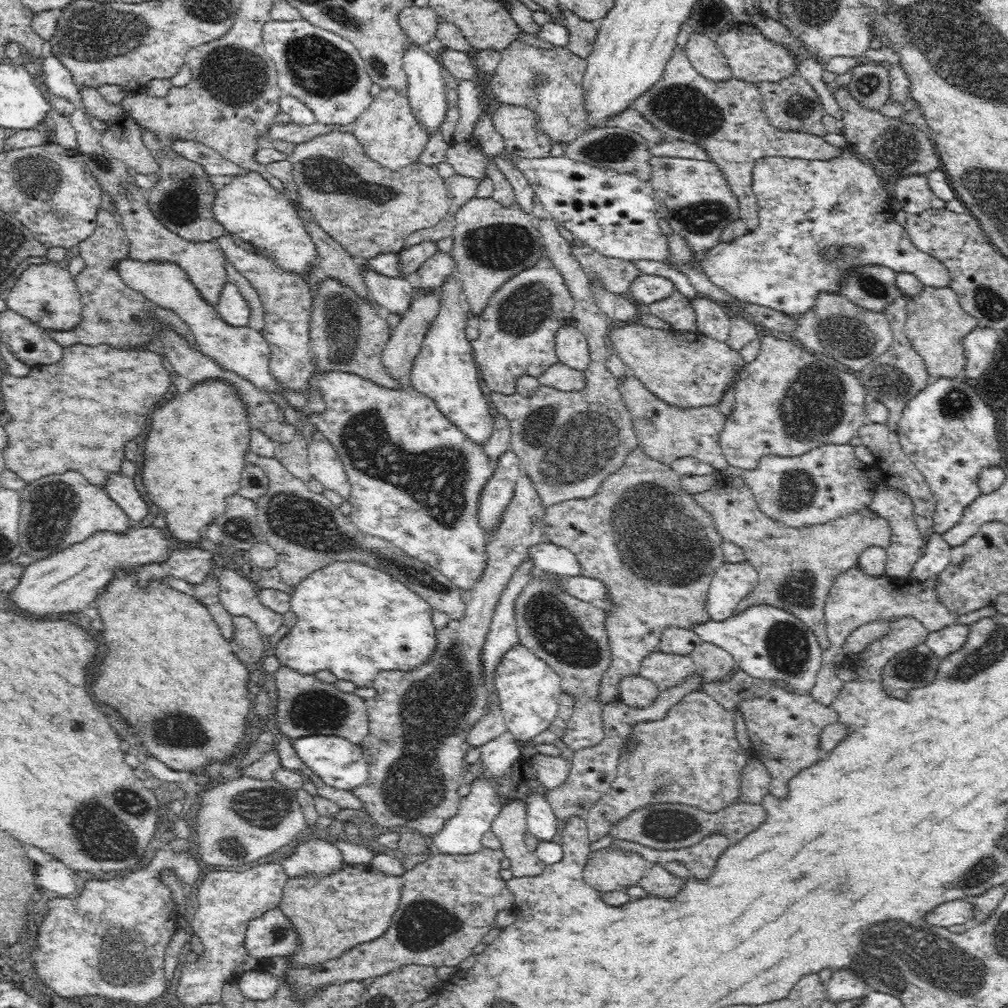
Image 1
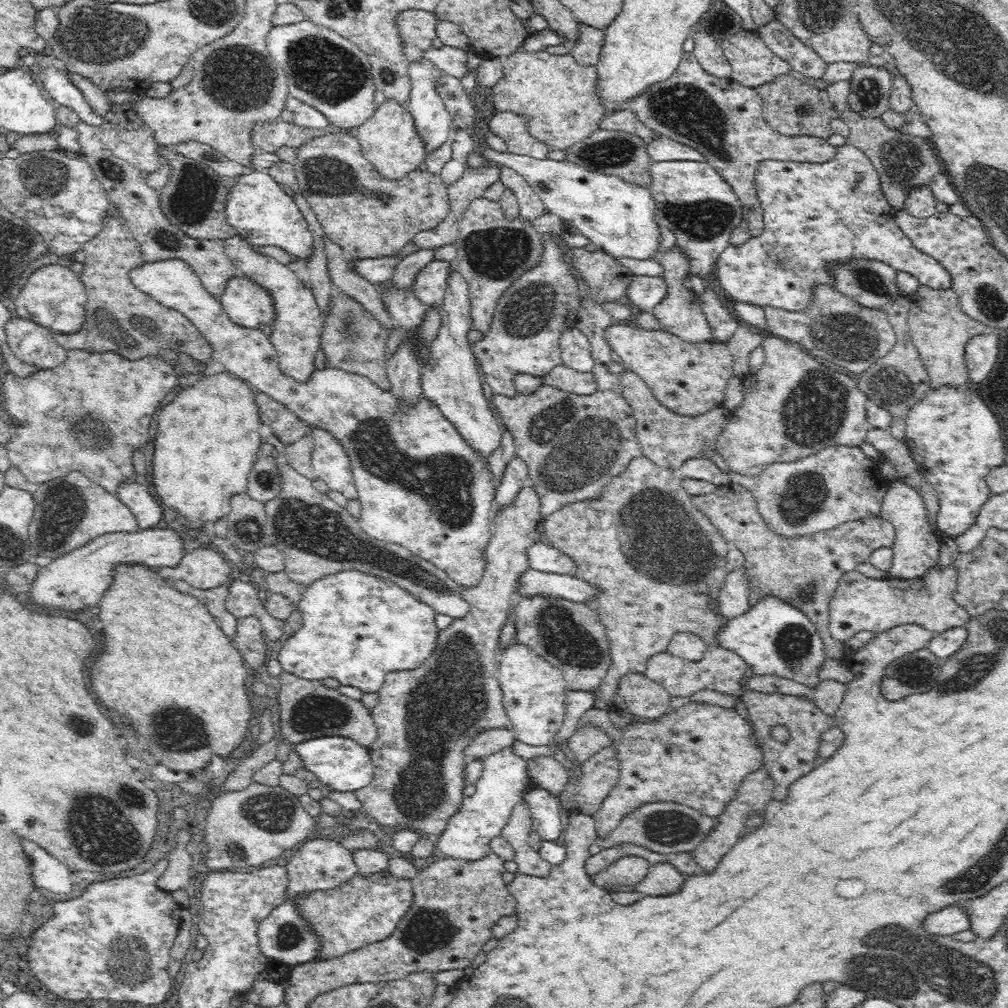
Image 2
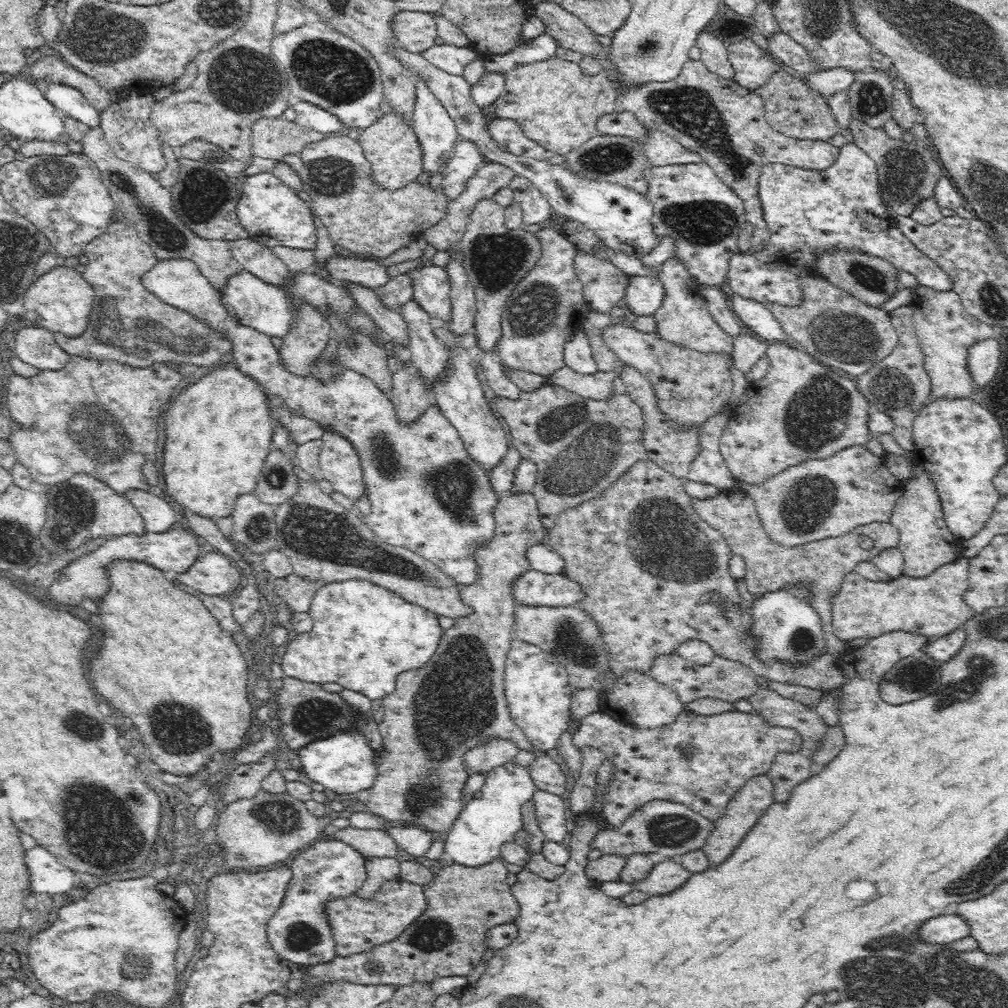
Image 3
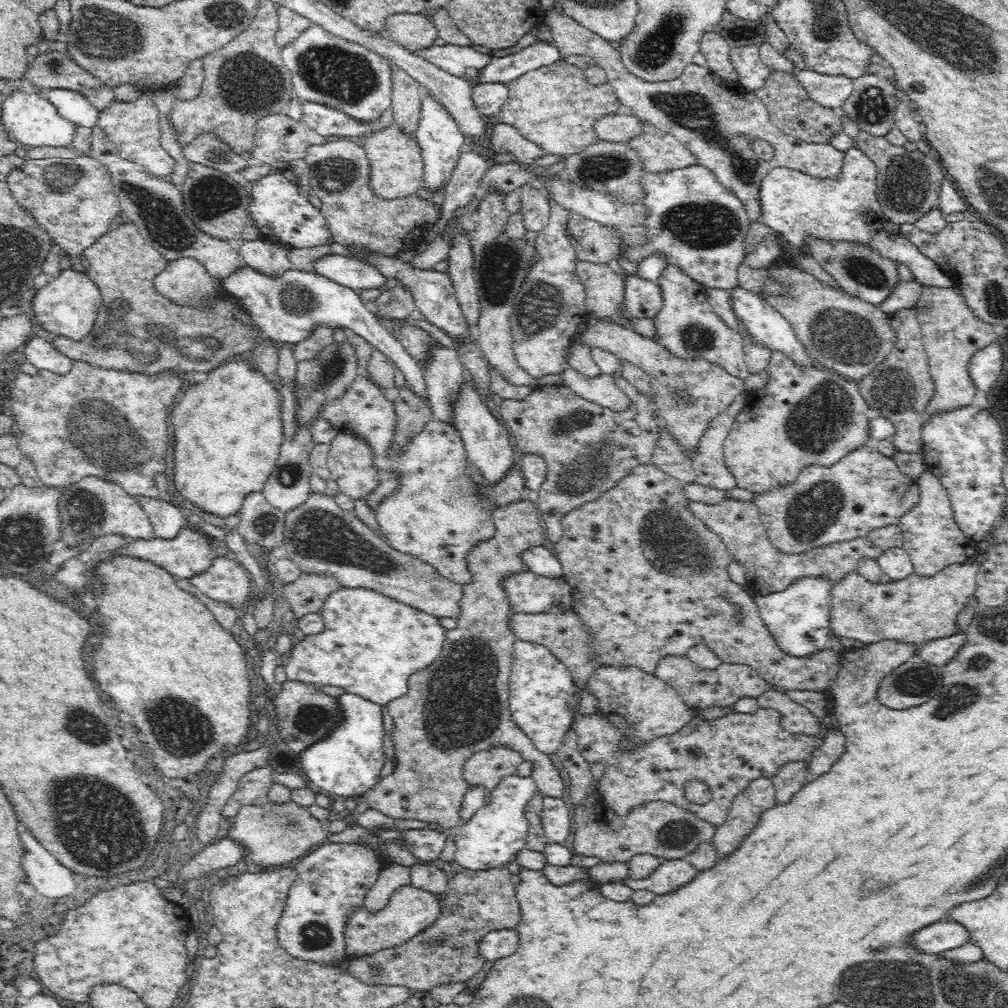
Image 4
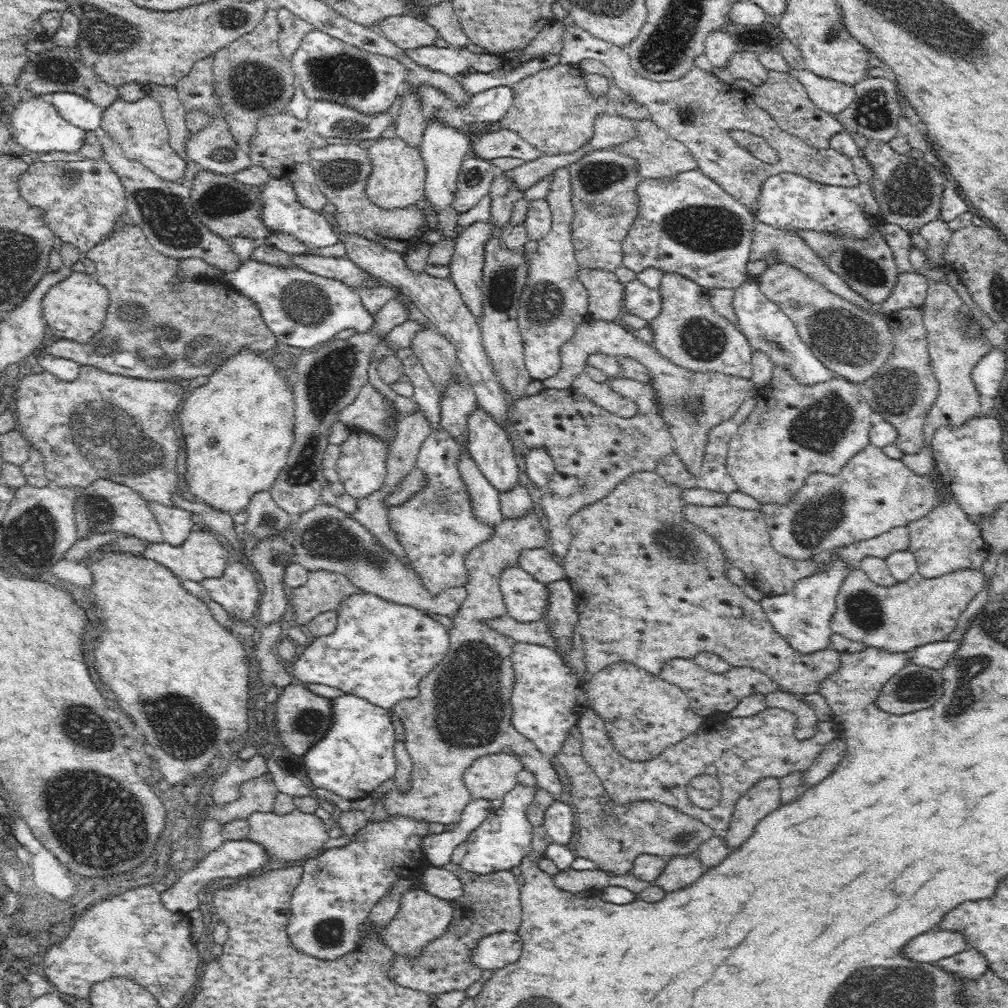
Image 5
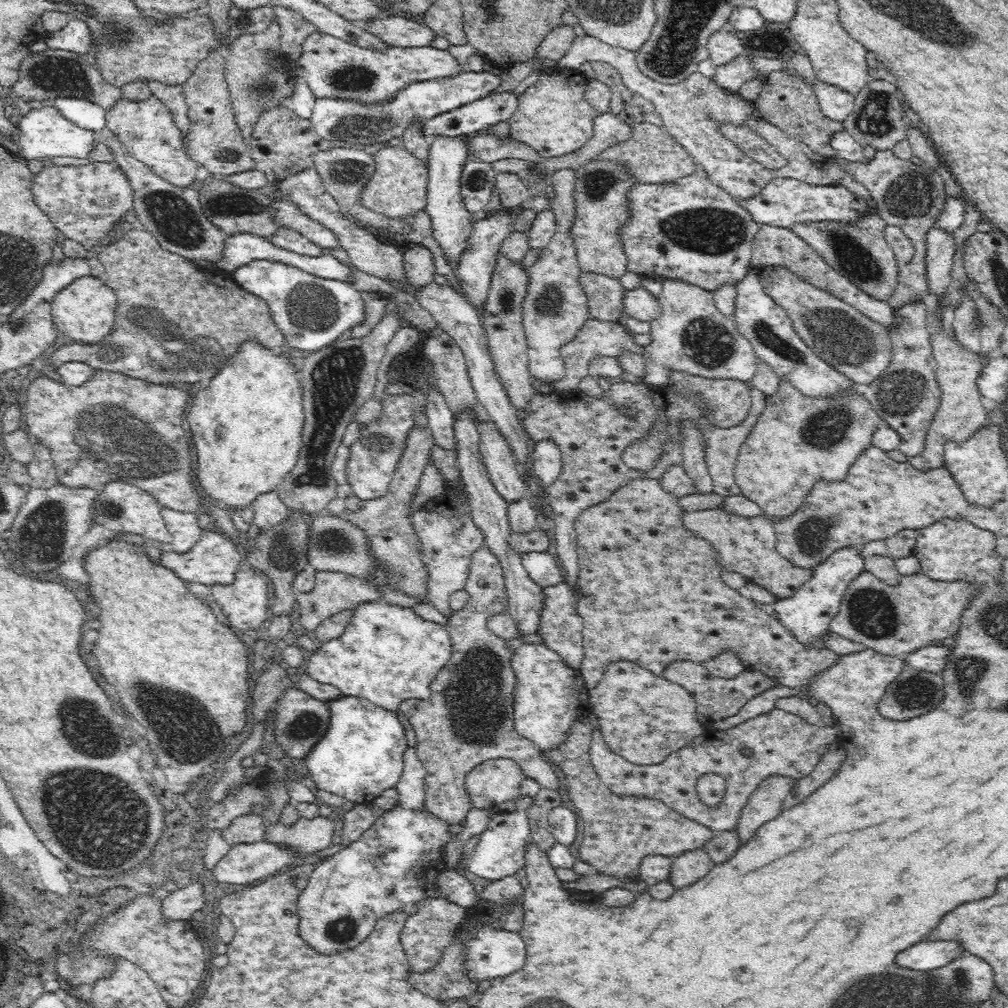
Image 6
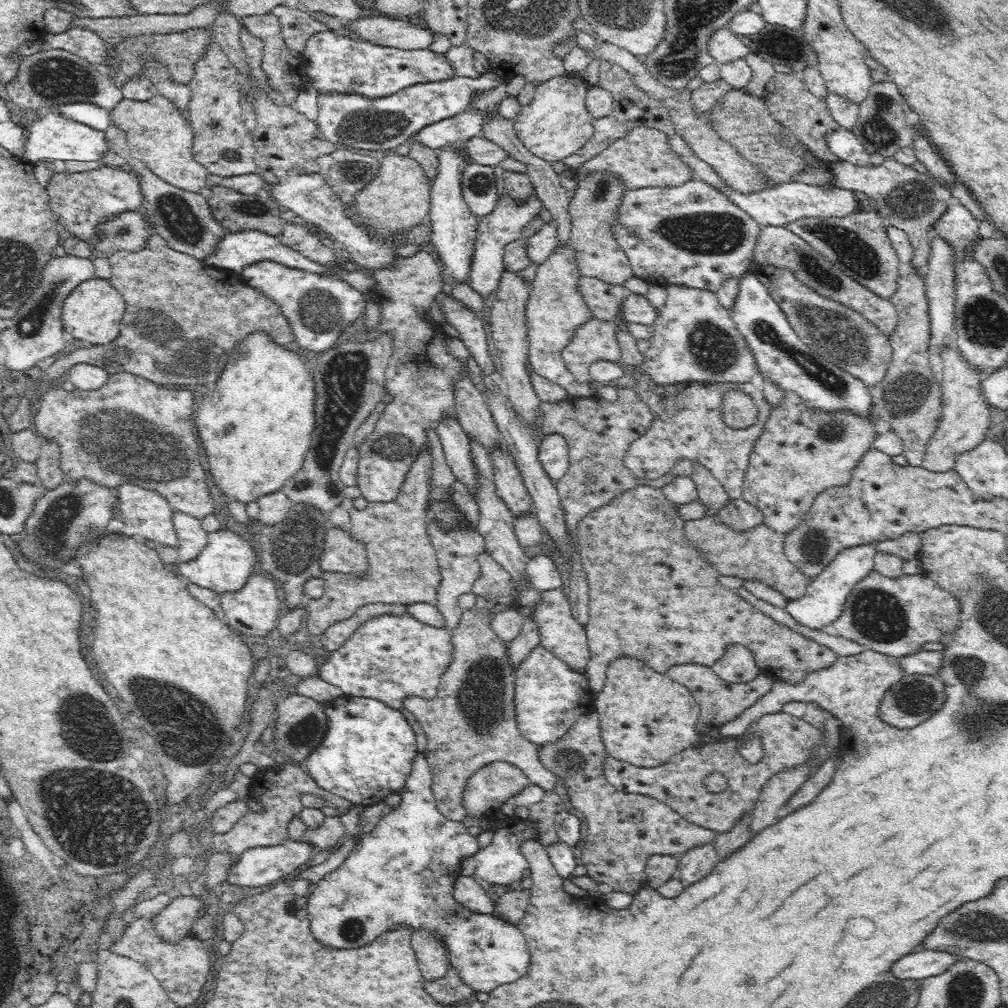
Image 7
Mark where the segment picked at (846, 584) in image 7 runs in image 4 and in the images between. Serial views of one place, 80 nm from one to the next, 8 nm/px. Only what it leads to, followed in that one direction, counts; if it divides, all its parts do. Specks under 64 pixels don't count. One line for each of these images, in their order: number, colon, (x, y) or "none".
4: (798, 617)
5: (803, 616)
6: (807, 614)

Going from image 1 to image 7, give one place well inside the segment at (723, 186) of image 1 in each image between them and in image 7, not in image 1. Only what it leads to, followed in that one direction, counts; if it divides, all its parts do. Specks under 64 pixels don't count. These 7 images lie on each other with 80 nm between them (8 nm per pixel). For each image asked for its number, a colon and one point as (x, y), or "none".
2: (692, 200)
3: (692, 205)
4: (697, 225)
5: (687, 224)
6: (692, 230)
7: (692, 235)

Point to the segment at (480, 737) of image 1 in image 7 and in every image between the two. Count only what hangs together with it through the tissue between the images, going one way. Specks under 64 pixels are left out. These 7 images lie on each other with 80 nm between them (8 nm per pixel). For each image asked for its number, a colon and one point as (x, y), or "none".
2: (487, 743)
3: (484, 758)
4: (487, 768)
5: (491, 777)
6: (492, 782)
7: (489, 787)

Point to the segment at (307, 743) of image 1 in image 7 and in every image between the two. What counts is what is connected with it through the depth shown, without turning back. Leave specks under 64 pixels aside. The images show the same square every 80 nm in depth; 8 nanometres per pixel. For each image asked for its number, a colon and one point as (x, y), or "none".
2: (342, 763)
3: (345, 763)
4: (347, 762)
5: (355, 757)
6: (361, 755)
7: (367, 753)

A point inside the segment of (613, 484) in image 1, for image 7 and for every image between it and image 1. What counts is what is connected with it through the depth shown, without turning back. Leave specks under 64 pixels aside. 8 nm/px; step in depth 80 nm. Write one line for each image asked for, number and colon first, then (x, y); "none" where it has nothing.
2: (645, 550)
3: (655, 575)
4: (651, 581)
5: (651, 587)
6: (650, 591)
7: (653, 595)

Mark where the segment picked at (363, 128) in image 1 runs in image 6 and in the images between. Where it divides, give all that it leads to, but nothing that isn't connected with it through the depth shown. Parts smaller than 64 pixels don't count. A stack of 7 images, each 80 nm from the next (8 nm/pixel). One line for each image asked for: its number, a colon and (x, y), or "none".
2: (389, 140)
3: (391, 147)
4: (396, 162)
5: (397, 175)
6: (398, 188)

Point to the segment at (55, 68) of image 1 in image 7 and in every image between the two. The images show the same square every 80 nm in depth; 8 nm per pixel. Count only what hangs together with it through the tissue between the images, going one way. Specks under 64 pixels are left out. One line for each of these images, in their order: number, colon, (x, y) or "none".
2: (63, 92)
3: (70, 102)
4: (73, 106)
5: (81, 112)
6: (88, 115)
7: (88, 114)

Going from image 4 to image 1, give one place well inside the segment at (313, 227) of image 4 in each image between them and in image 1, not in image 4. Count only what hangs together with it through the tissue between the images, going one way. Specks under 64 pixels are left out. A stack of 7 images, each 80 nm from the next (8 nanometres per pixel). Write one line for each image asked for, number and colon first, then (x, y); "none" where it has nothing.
1: (249, 207)
2: (259, 209)
3: (272, 213)

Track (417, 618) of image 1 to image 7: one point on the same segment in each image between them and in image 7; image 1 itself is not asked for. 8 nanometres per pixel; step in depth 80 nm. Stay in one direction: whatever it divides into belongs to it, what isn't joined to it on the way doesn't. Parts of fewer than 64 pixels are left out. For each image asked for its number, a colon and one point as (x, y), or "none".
2: (357, 628)
3: (363, 636)
4: (371, 644)
5: (380, 650)
6: (388, 654)
7: (388, 658)

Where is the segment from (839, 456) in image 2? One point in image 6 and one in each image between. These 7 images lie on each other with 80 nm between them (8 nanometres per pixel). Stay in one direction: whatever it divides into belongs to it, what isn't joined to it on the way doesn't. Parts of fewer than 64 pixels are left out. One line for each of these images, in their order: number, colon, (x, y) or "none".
3: (820, 498)
4: (865, 490)
5: (873, 493)
6: (879, 497)

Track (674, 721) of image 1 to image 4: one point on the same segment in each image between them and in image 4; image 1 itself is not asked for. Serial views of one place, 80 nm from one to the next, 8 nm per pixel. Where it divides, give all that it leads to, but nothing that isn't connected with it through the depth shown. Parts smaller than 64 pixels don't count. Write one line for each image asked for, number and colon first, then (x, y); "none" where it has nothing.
2: (697, 756)
3: (702, 761)
4: (722, 753)

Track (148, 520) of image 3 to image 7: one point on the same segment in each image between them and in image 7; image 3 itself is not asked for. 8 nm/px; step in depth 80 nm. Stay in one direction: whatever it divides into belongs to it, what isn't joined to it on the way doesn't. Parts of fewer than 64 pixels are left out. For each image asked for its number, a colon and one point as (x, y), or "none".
4: (167, 519)
5: (176, 524)
6: (183, 526)
7: (193, 539)

